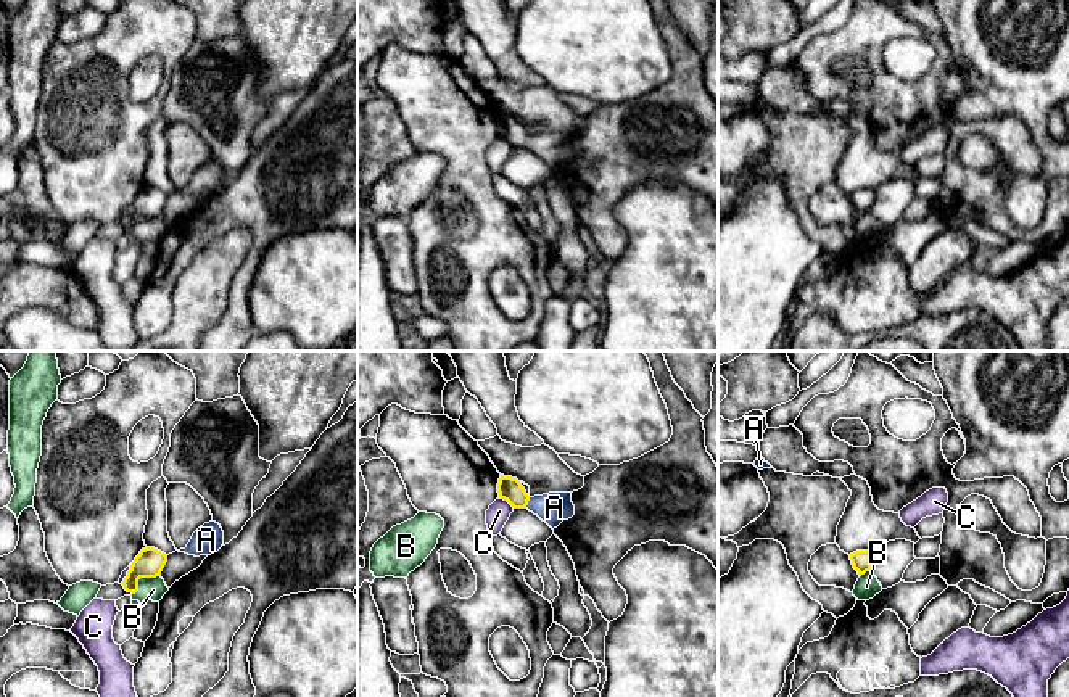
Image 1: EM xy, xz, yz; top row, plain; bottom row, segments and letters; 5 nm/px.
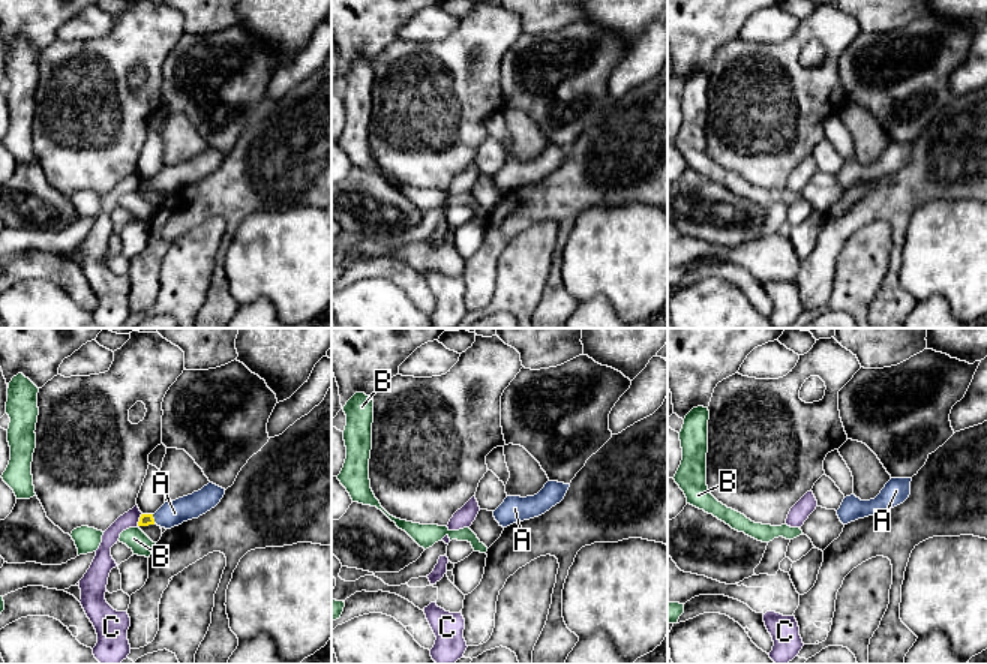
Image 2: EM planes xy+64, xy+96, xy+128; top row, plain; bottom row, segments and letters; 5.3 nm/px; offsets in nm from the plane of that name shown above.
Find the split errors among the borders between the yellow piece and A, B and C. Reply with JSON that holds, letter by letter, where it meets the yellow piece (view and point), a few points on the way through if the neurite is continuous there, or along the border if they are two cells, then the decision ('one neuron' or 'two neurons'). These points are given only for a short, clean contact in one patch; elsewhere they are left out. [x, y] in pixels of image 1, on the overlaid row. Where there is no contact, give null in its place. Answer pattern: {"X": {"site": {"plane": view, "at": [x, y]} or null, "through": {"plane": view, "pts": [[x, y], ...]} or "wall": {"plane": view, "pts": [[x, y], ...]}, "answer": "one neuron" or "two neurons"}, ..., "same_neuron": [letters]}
{"A": {"site": {"plane": "xz", "at": [527, 503]}, "through": {"plane": "xz", "pts": [[511, 490], [527, 503], [554, 507]]}, "answer": "one neuron"}, "B": {"site": {"plane": "xy", "at": [142, 577]}, "answer": "two neurons"}, "C": {"site": {"plane": "xz", "at": [507, 501]}, "wall": {"plane": "xz", "pts": [[501, 498], [514, 507]]}, "answer": "two neurons"}, "same_neuron": ["A"]}

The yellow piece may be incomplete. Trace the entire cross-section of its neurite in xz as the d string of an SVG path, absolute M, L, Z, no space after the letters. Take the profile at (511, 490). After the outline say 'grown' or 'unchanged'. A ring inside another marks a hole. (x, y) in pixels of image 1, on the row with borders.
M501 475L497 483L499 497L514 509L528 509L546 522L552 530L575 515L572 493L549 493L530 497L517 478Z | grown

